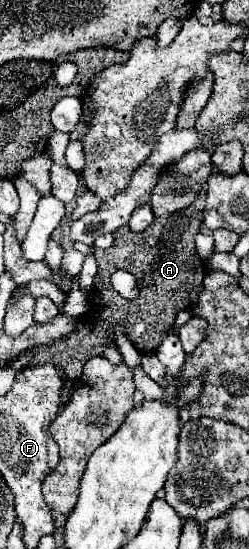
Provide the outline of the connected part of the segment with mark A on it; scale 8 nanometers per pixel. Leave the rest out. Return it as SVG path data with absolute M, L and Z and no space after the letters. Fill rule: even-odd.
M202 191L188 209L170 217L156 217L146 231L134 233L128 225L116 229L114 245L110 249L96 251L98 273L92 285L92 313L78 317L80 327L76 331L50 345L38 347L36 361L32 365L54 365L56 369L68 373L68 379L80 379L86 361L92 357L102 357L104 347L108 343L116 343L114 333L110 333L110 325L124 327L124 335L134 343L136 349L140 349L140 353L154 353L174 325L178 311L188 307L192 309L204 289L204 261L198 257L194 245L194 237L202 225L204 205L206 197ZM120 269L132 273L138 281L140 293L136 299L124 299L112 289L110 275Z

